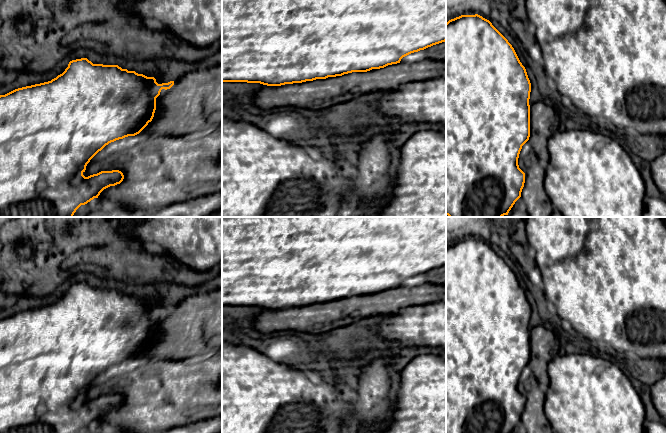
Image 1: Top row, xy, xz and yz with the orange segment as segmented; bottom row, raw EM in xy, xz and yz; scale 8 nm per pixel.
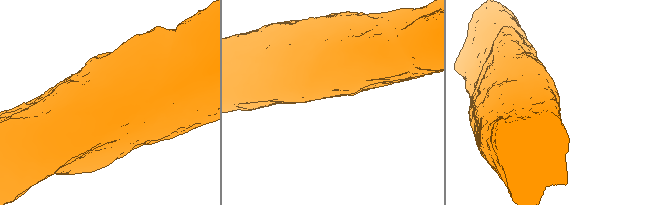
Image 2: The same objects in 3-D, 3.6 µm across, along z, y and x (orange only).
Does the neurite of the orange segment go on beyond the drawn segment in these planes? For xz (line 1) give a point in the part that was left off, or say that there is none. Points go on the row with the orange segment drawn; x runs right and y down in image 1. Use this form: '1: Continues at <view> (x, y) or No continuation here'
1: No continuation here

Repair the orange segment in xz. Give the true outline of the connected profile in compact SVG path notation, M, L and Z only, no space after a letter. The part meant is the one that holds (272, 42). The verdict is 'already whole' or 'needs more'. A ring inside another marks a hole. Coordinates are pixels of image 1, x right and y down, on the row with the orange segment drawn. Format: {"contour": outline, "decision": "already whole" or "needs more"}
{"contour": "M222 0L222 82L260 83L267 86L302 83L316 79L342 76L352 72L367 72L400 63L401 59L411 53L424 50L446 41L446 0Z", "decision": "already whole"}

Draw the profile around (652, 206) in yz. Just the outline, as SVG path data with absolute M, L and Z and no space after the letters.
M645 196L643 217L666 217L666 198Z

